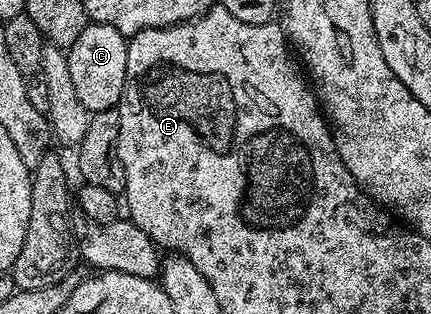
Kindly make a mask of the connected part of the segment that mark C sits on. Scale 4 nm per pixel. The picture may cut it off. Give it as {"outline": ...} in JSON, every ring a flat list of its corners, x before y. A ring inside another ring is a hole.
{"outline":[[89,23,82,31,82,35,78,35,78,39,74,39,74,43,66,50,75,91,79,101,82,102,82,107,86,107,89,114,119,106,126,83,127,50,125,34,109,25,95,23]]}

